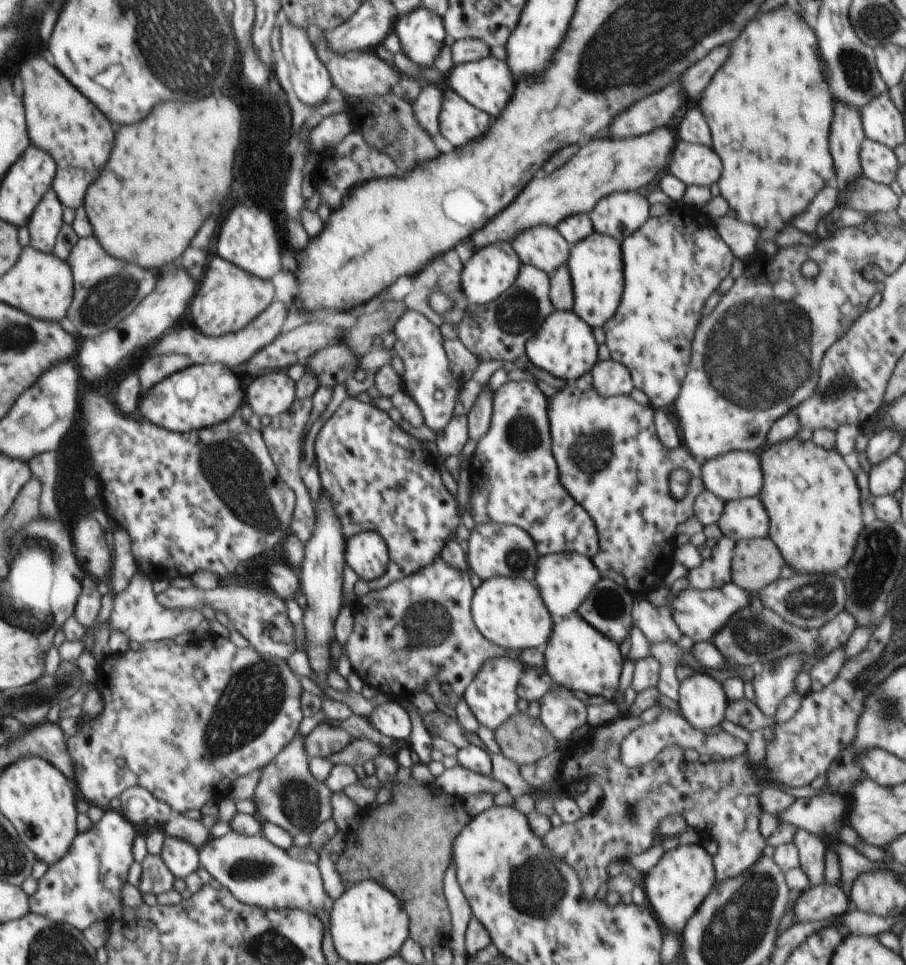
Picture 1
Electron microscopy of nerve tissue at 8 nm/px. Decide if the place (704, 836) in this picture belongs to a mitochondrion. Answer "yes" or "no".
no

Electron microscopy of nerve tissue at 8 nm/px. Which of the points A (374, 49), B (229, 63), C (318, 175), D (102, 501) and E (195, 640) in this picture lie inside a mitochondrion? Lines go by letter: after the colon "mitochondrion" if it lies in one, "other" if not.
A: other
B: mitochondrion
C: other
D: other
E: other

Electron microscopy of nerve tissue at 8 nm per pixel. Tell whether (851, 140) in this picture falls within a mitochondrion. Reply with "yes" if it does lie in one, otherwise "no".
no

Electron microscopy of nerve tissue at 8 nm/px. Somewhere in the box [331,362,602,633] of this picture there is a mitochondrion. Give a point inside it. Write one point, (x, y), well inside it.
(522, 435)

